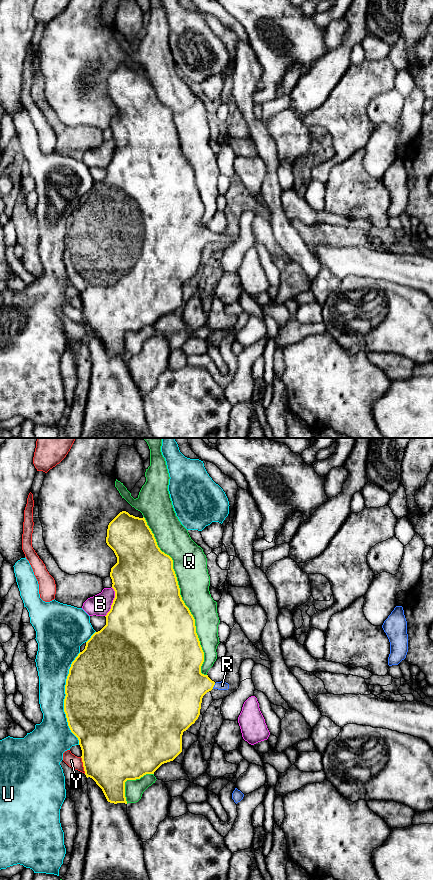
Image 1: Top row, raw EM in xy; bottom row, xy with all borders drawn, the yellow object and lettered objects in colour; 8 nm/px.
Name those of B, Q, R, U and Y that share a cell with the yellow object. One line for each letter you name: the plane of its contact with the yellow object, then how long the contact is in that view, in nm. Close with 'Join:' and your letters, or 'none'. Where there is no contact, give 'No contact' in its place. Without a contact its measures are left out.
R: Touches yellow in xy. Shared border 50 nm
Join: R

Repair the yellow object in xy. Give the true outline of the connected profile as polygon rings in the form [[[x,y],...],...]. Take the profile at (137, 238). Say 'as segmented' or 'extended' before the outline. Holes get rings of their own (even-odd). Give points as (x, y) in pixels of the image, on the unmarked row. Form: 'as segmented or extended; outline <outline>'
extended; outline [[[126,63],[120,64],[108,77],[106,95],[117,109],[117,115],[111,120],[110,124],[115,150],[110,163],[105,168],[106,177],[91,188],[86,194],[85,201],[78,206],[71,216],[65,237],[64,264],[71,284],[79,292],[86,329],[90,329],[96,334],[108,354],[127,356],[125,334],[140,331],[146,326],[154,326],[162,316],[173,313],[182,304],[183,284],[194,276],[200,267],[203,248],[212,241],[228,242],[229,236],[224,233],[215,235],[208,227],[201,225],[204,204],[196,185],[195,171],[180,147],[180,140],[173,121],[173,112],[160,102],[145,70],[135,69]]]

